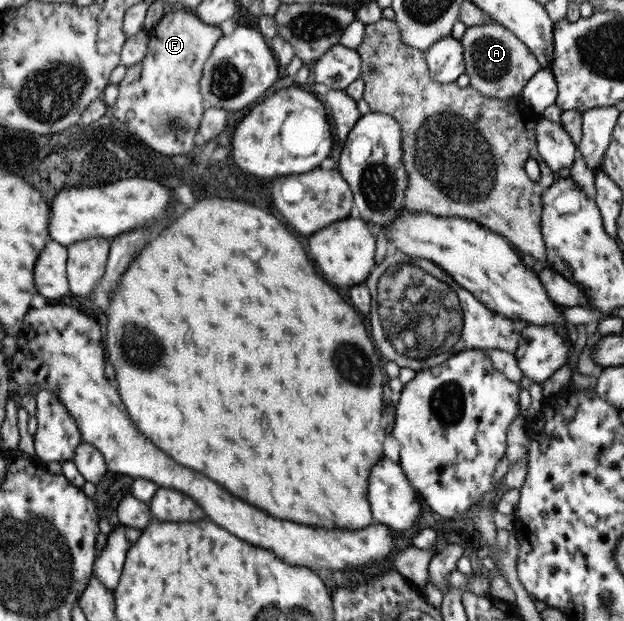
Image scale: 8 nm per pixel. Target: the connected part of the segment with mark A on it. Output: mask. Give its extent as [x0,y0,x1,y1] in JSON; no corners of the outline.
[460,19,540,100]

